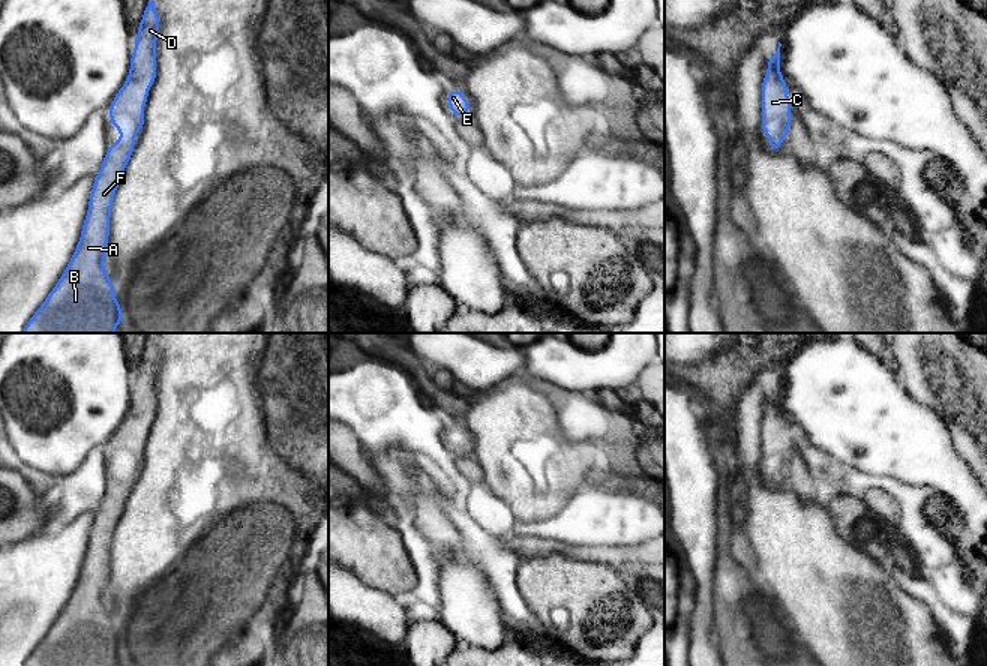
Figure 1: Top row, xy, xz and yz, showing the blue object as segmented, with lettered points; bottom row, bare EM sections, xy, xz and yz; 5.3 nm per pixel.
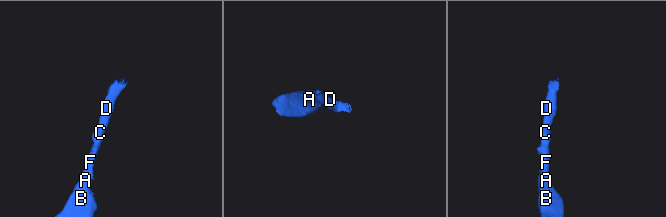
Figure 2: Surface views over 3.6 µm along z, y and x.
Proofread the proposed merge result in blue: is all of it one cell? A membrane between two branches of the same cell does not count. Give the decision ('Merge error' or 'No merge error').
No merge error

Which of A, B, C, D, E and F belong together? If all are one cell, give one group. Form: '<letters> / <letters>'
A B C D E F

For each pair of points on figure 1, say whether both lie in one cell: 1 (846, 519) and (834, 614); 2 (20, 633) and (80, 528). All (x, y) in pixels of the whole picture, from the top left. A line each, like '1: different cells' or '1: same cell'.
1: different cells
2: same cell

